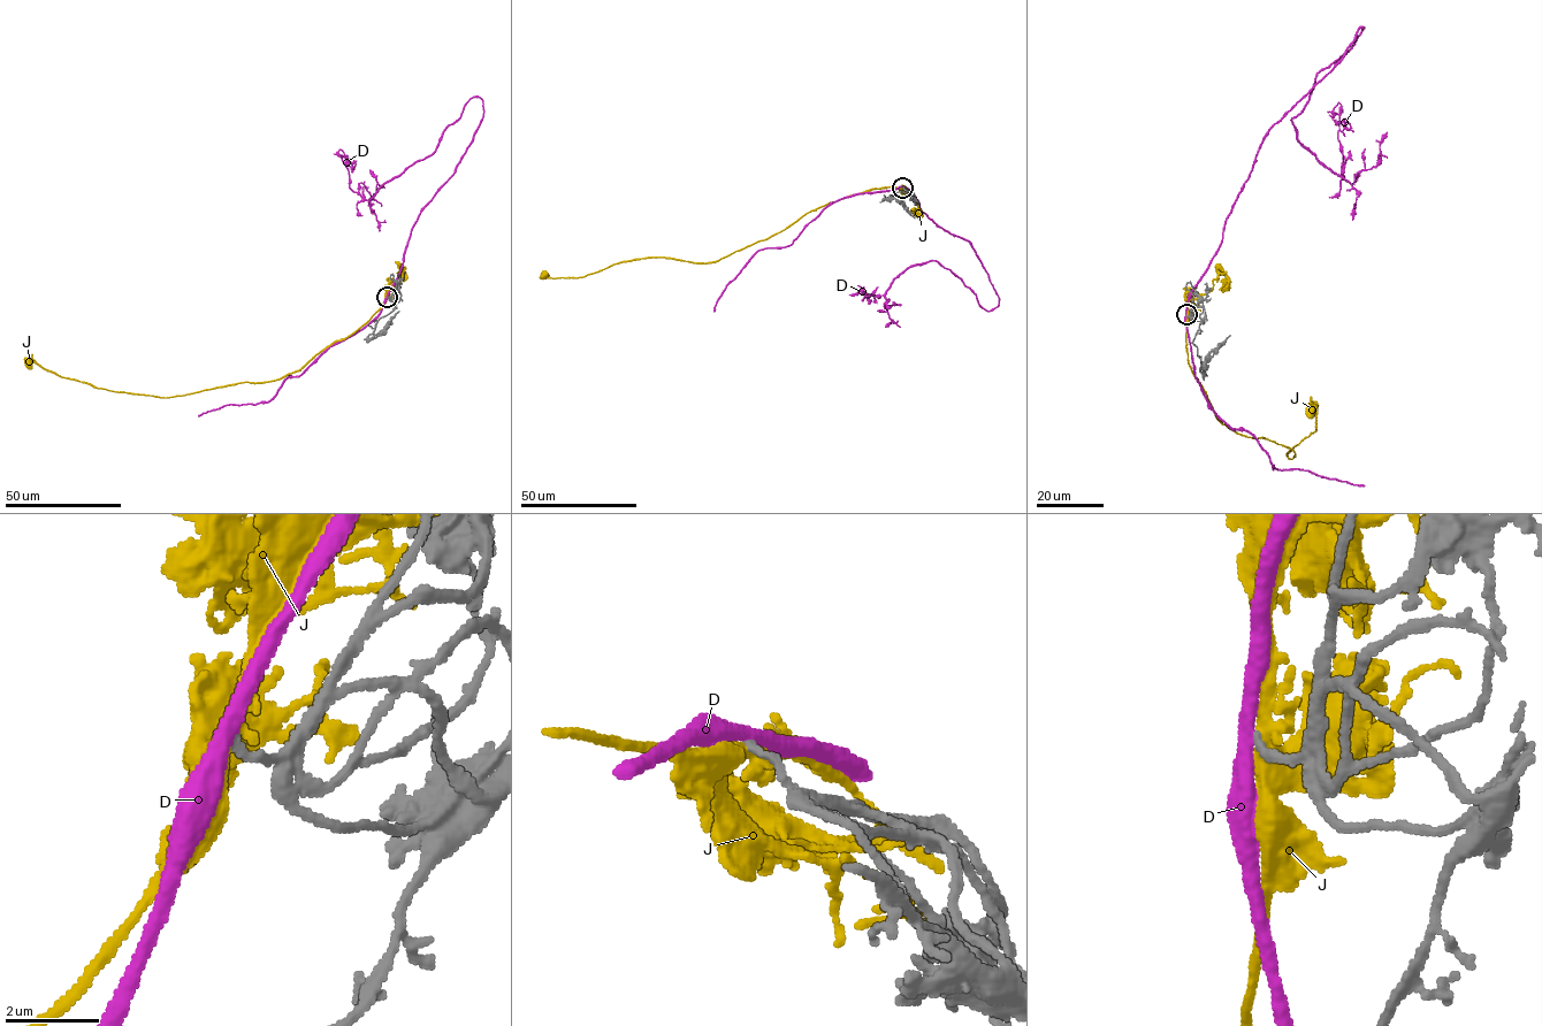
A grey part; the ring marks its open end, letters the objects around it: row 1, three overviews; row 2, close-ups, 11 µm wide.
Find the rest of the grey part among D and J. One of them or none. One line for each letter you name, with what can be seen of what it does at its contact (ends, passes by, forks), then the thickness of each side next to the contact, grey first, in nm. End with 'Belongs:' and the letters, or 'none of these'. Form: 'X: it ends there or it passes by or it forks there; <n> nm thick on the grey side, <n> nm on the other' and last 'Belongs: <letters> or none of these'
Belongs: none of these

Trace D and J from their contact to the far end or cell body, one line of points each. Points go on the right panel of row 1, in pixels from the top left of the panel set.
D: (1186, 314), (1267, 131), (1364, 28), (1317, 74), (1292, 119), (1297, 139), (1338, 175), (1338, 102)
J: (1186, 315), (1188, 361), (1219, 420), (1289, 448), (1291, 459), (1289, 451), (1315, 429), (1315, 407), (1308, 418)

